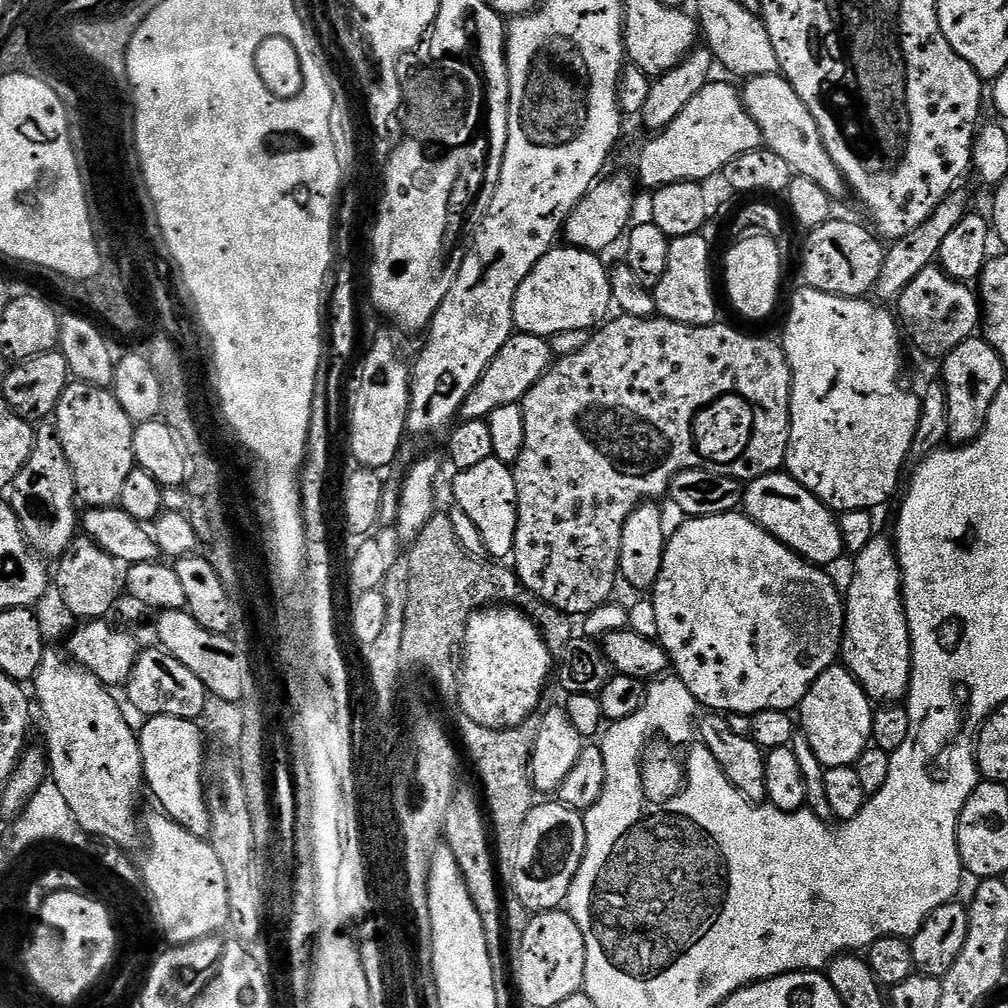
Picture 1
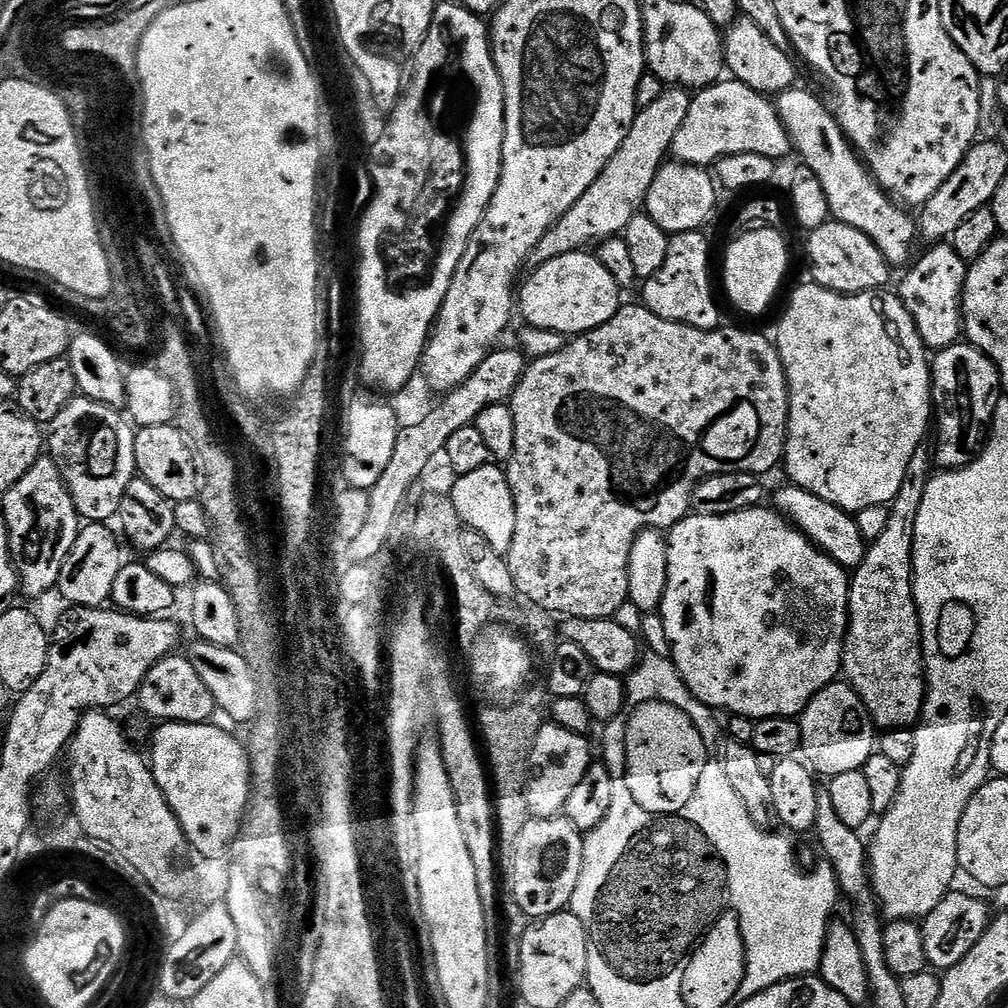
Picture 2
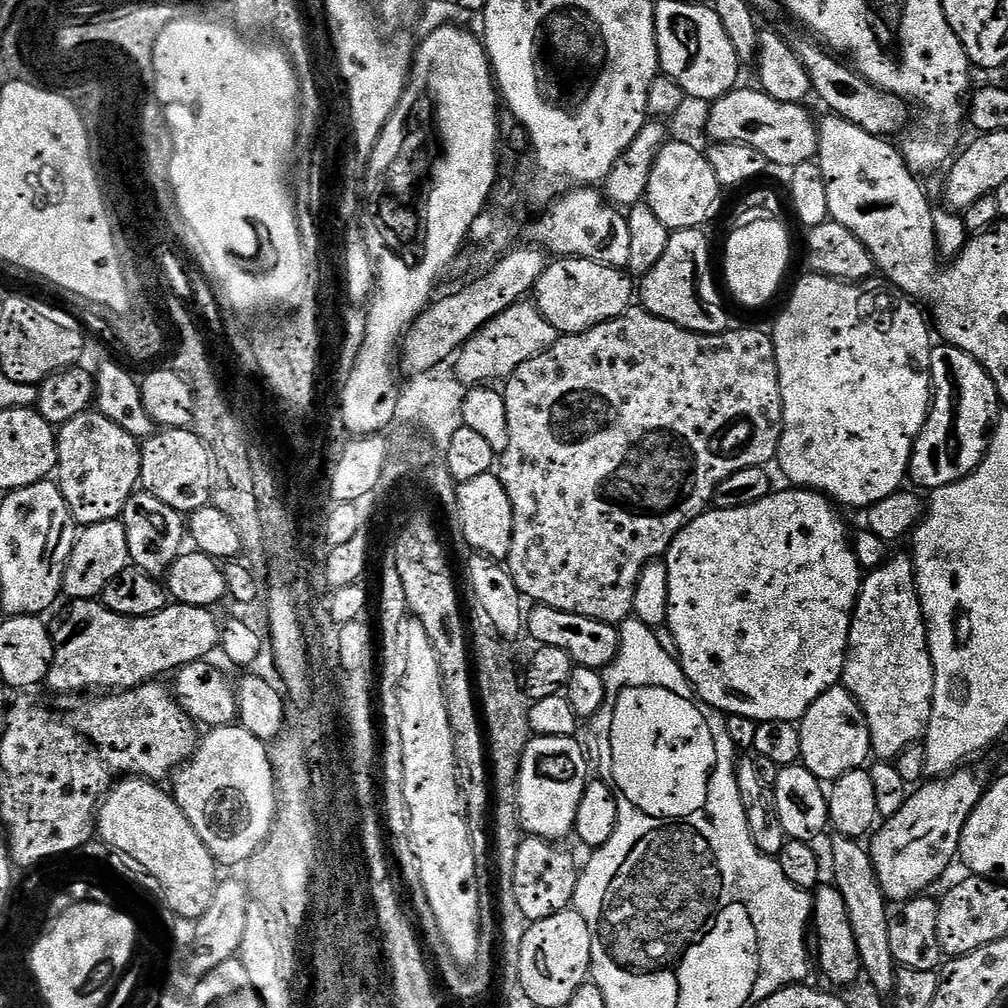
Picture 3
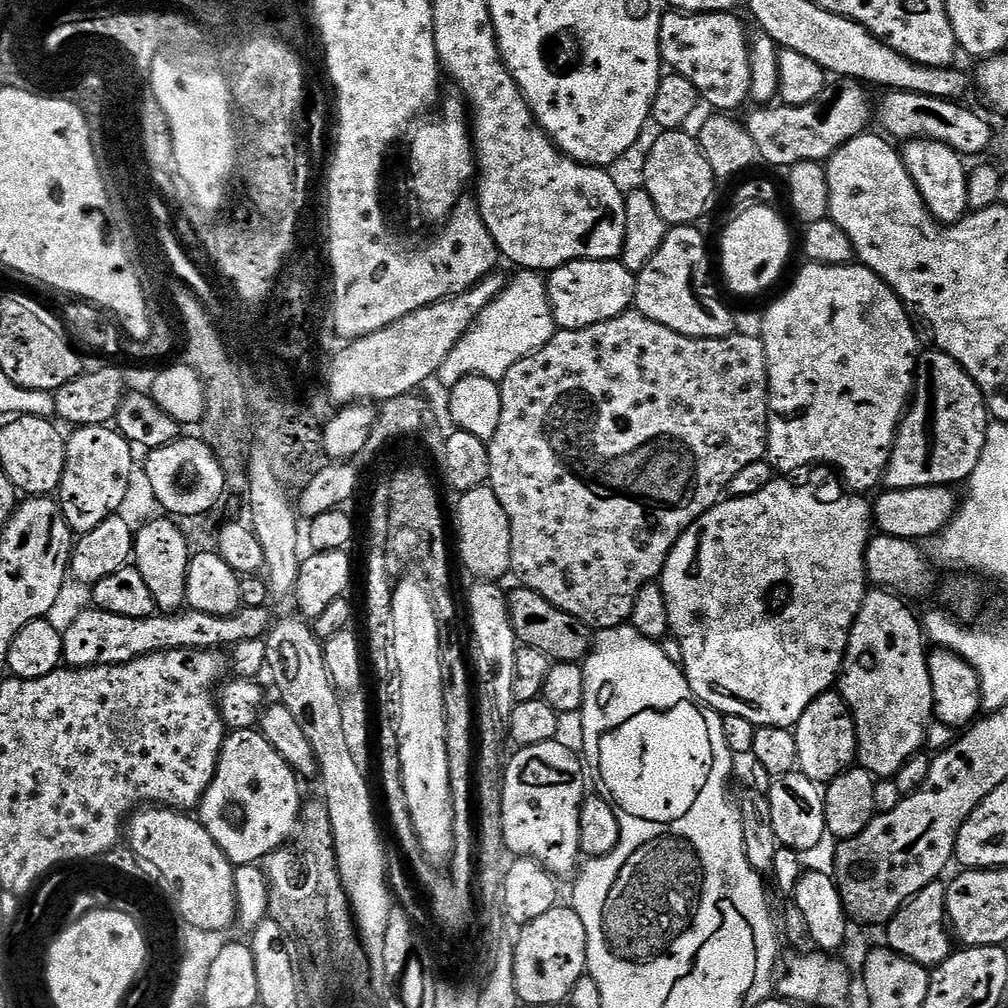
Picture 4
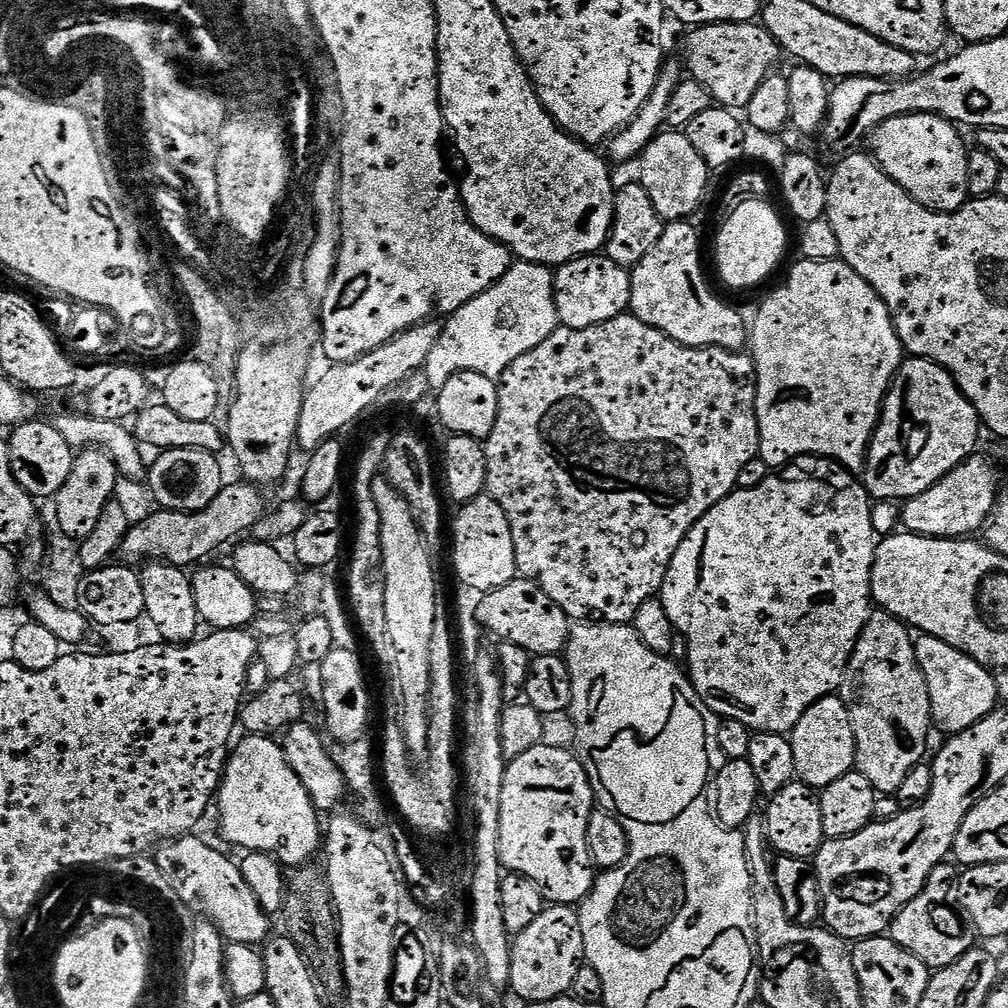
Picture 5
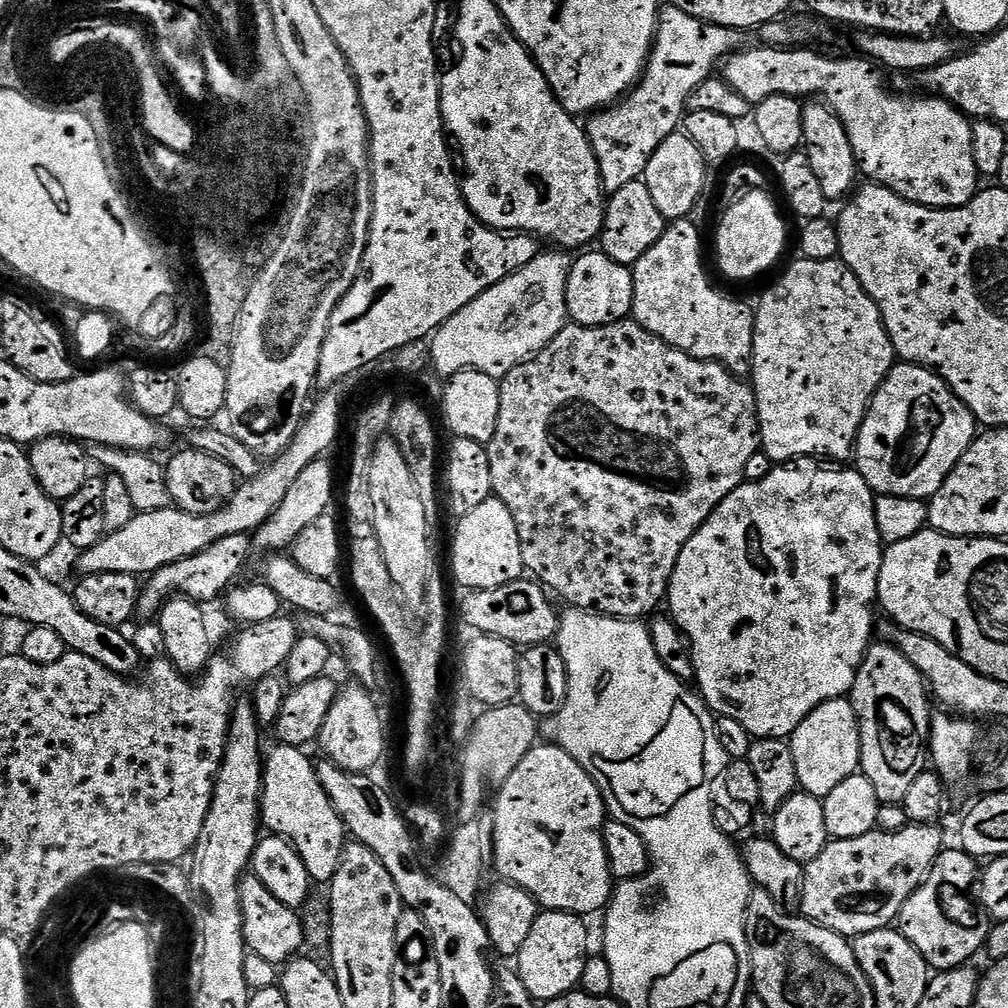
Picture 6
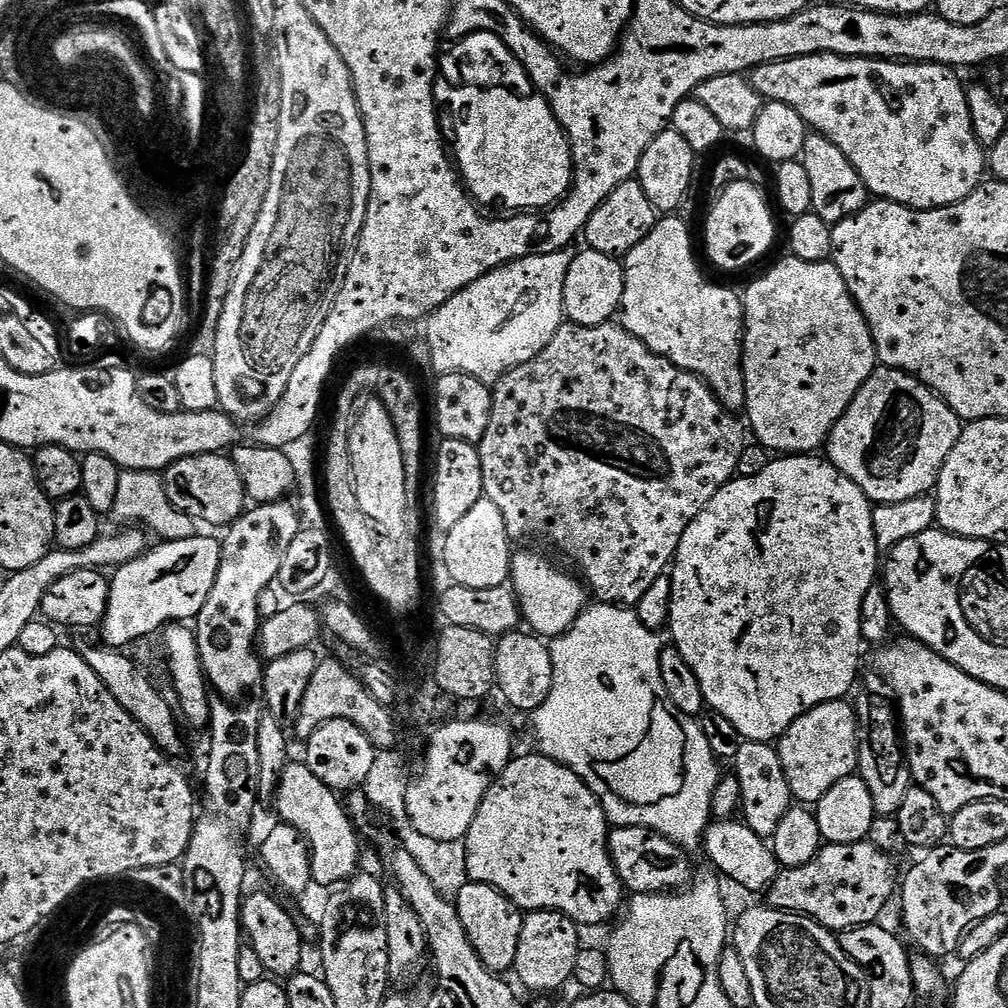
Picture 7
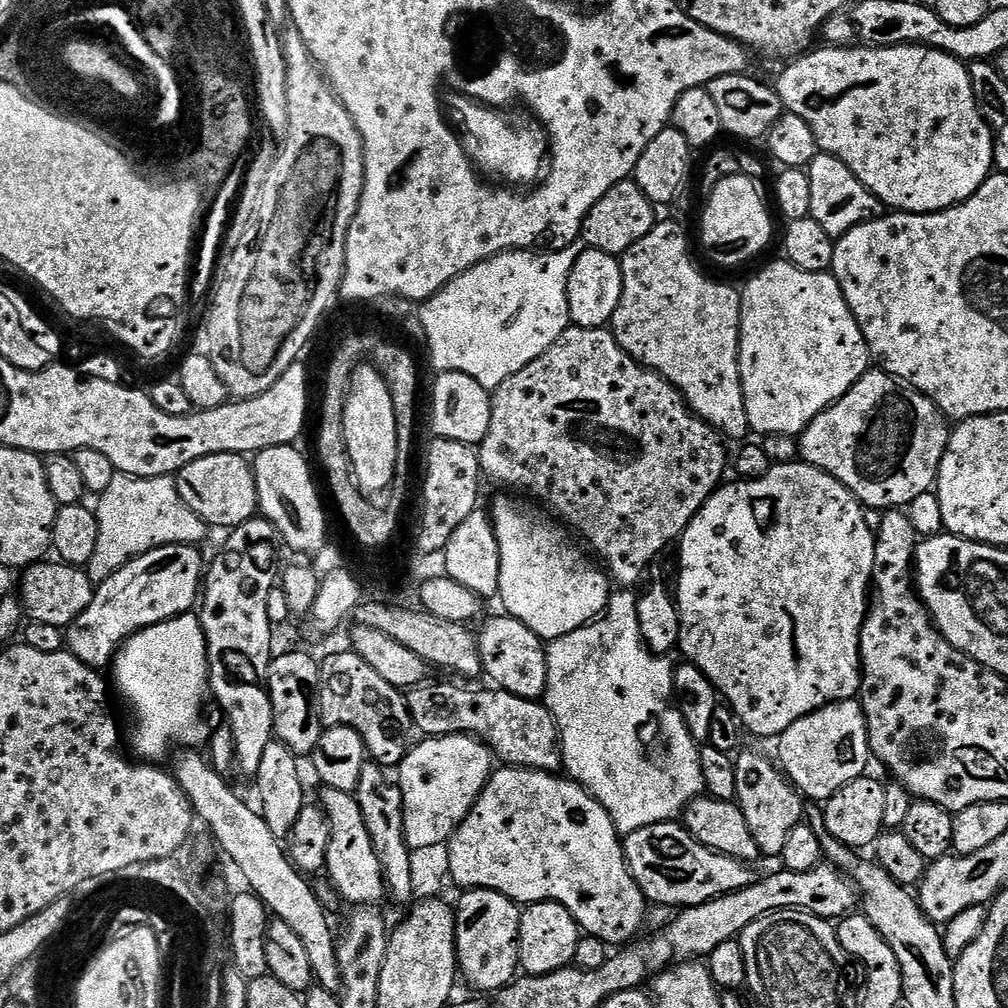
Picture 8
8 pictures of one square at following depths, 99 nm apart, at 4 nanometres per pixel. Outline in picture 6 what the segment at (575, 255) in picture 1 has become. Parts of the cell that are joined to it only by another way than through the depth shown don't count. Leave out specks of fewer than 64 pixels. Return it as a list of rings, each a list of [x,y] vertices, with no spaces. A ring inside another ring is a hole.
[[[602,251],[587,252],[580,254],[585,254],[585,256],[577,255],[573,259],[572,268],[568,272],[566,306],[568,307],[569,321],[593,328],[625,319],[631,313],[634,302],[631,267],[614,262],[614,258],[610,258]]]

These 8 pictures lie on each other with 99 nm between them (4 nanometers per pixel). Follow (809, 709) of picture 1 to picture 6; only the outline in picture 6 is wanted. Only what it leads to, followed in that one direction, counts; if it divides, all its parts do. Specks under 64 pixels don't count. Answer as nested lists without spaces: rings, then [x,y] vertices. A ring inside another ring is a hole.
[[[851,699],[831,700],[817,708],[792,731],[796,783],[812,796],[825,797],[846,778],[860,772],[860,727]]]

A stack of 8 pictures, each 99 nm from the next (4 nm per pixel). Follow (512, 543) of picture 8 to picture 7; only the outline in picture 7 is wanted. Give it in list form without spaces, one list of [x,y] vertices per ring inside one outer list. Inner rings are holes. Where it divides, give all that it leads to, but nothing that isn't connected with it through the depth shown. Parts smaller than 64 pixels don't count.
[[[517,551],[513,555],[510,586],[520,600],[523,623],[535,635],[541,638],[560,636],[570,626],[574,626],[576,619],[589,607],[589,589],[573,576],[567,576],[562,569],[555,568],[546,557],[539,556],[536,552]]]

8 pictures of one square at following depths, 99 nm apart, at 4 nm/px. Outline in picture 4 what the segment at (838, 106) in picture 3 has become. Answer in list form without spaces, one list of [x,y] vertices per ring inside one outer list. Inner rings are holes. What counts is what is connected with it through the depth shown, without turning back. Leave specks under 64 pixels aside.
[[[885,91],[884,96],[874,108],[874,116],[885,128],[893,141],[933,140],[950,146],[959,156],[971,158],[980,156],[991,144],[994,144],[994,128],[987,124],[976,112],[963,108],[963,103],[939,100],[933,96],[923,96],[917,92]],[[888,132],[889,133],[888,133]],[[892,136],[893,137],[892,137]],[[896,139],[896,140],[895,140]]]

